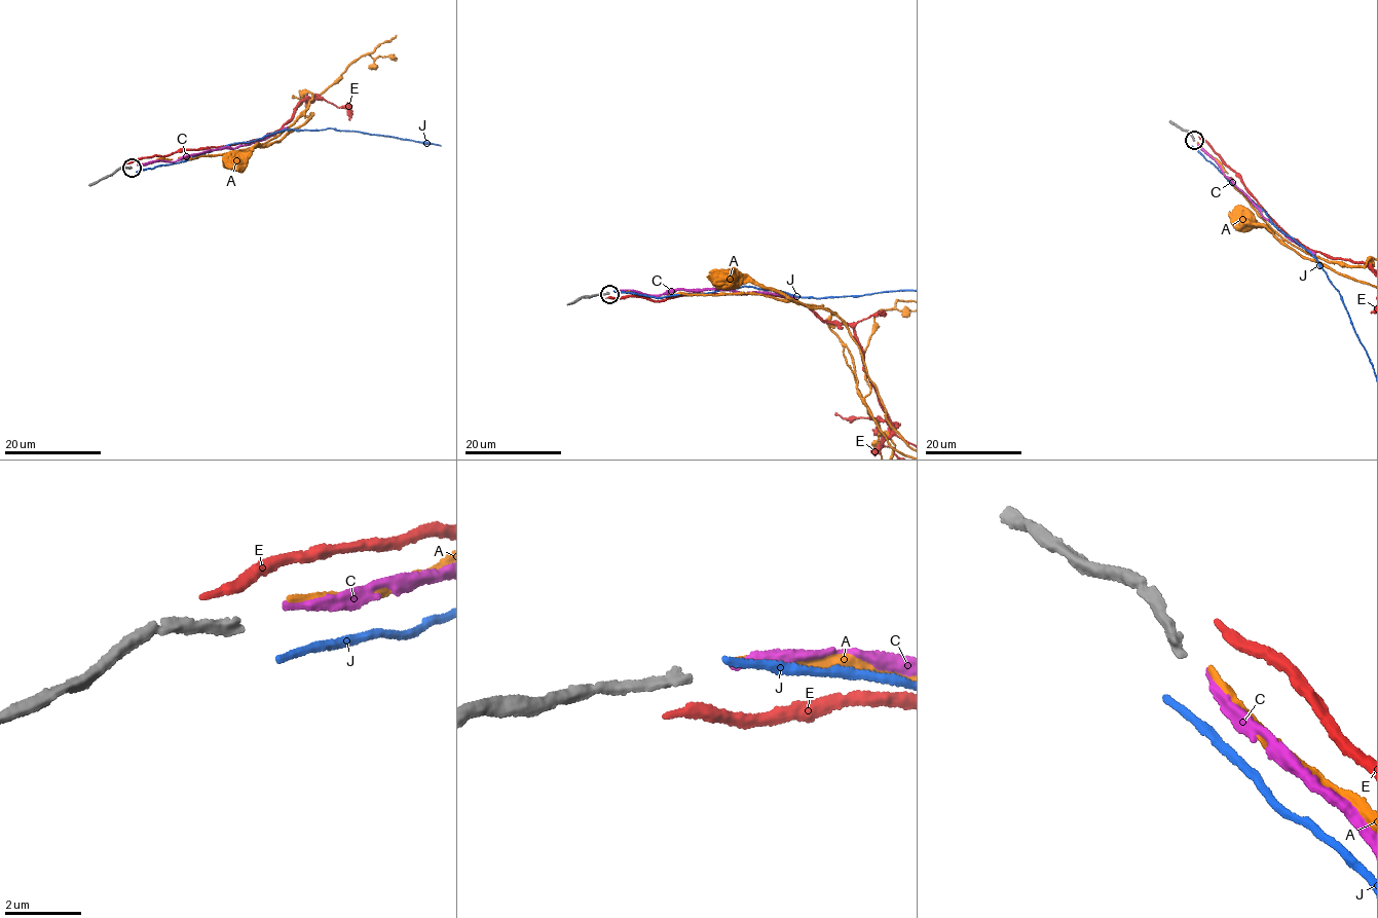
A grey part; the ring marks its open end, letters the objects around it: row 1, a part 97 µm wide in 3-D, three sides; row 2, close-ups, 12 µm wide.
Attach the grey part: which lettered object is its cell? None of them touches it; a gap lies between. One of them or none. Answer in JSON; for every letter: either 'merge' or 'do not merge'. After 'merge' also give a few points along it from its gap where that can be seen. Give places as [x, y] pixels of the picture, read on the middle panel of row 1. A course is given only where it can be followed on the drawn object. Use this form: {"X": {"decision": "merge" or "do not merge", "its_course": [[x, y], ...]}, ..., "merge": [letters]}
{"A": {"decision": "do not merge"}, "C": {"decision": "merge", "its_course": [[615, 292], [635, 290], [660, 295], [684, 288], [714, 288], [797, 297]]}, "E": {"decision": "do not merge"}, "J": {"decision": "do not merge"}, "merge": ["C"]}

